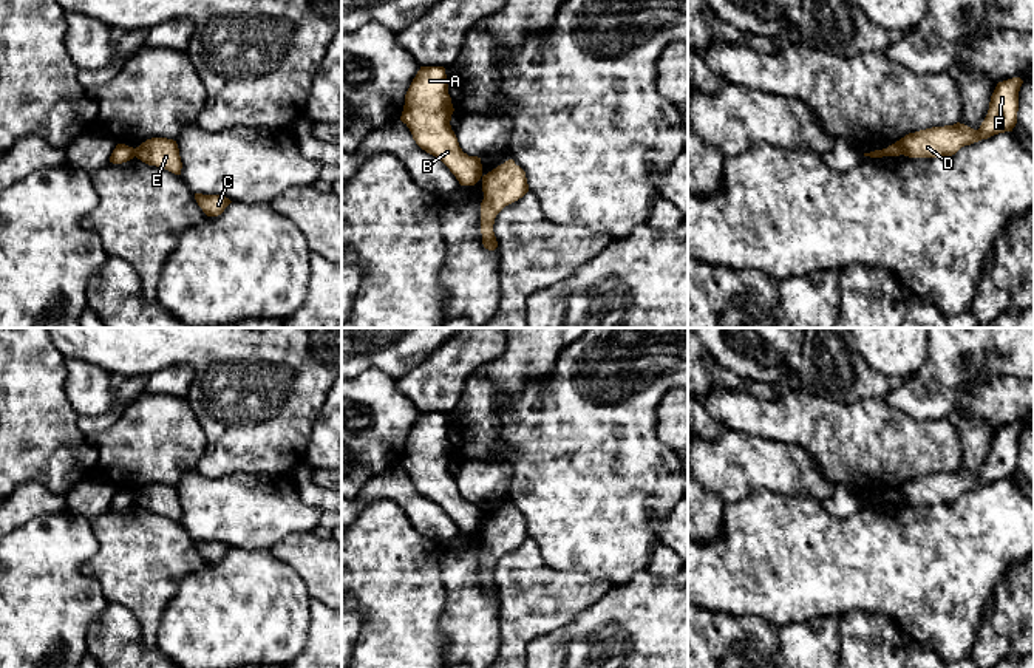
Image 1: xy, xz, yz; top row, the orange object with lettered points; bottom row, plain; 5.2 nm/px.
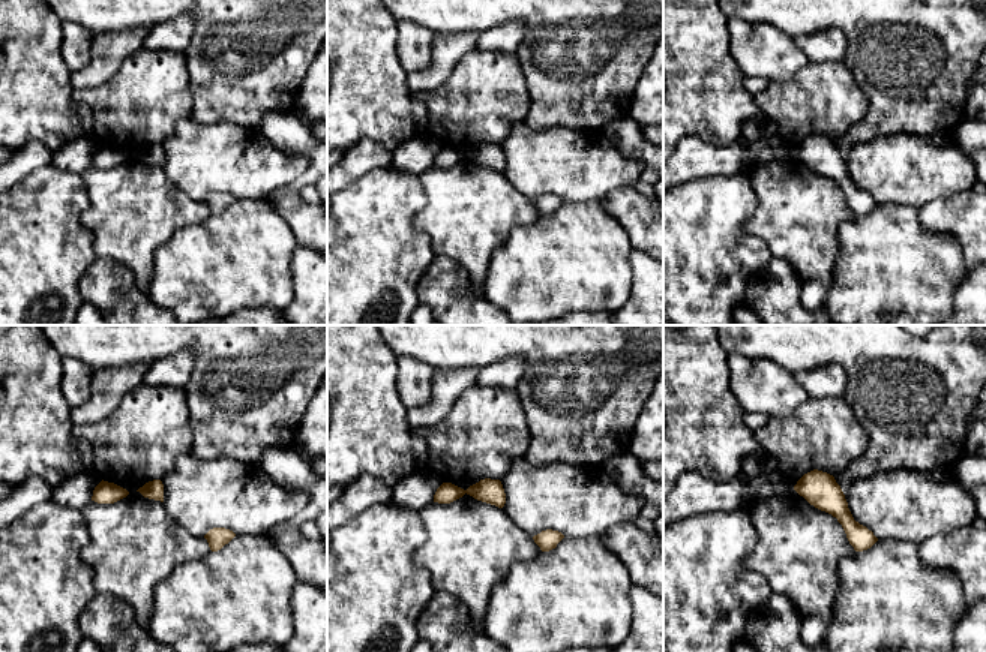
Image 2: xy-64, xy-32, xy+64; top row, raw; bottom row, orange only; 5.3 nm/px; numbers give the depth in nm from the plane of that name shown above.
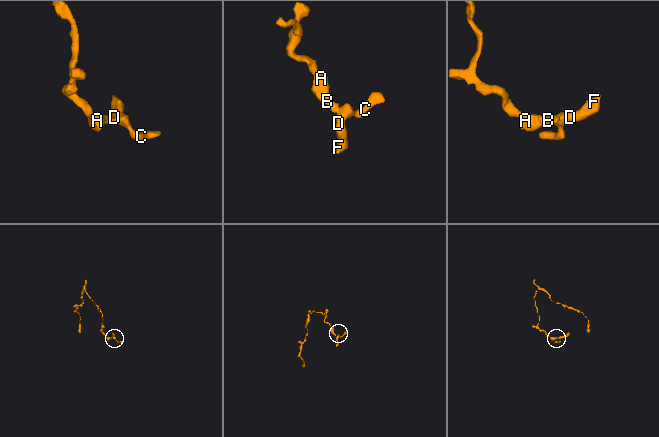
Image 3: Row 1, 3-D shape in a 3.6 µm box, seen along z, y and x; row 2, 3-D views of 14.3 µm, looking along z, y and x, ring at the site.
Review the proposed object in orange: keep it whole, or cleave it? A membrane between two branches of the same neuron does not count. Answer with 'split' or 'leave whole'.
split

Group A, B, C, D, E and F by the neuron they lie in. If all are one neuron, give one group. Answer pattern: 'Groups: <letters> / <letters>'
Groups: A B / C D E F

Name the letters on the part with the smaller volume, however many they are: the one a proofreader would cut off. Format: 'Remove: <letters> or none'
Remove: C, D, E, F

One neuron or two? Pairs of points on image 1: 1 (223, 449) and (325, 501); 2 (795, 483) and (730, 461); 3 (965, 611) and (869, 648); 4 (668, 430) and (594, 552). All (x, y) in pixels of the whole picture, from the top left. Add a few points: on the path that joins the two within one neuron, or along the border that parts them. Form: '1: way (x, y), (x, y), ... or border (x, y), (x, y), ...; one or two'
1: border (305, 460), (286, 473); two
2: way (779, 467), (745, 464); one
3: border (874, 614), (884, 614), (911, 640), (935, 651); two
4: border (656, 405), (656, 435), (671, 449); two

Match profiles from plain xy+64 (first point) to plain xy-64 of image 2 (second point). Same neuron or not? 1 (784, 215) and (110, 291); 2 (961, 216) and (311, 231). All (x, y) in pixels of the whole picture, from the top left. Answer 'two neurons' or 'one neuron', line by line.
1: two neurons
2: one neuron

